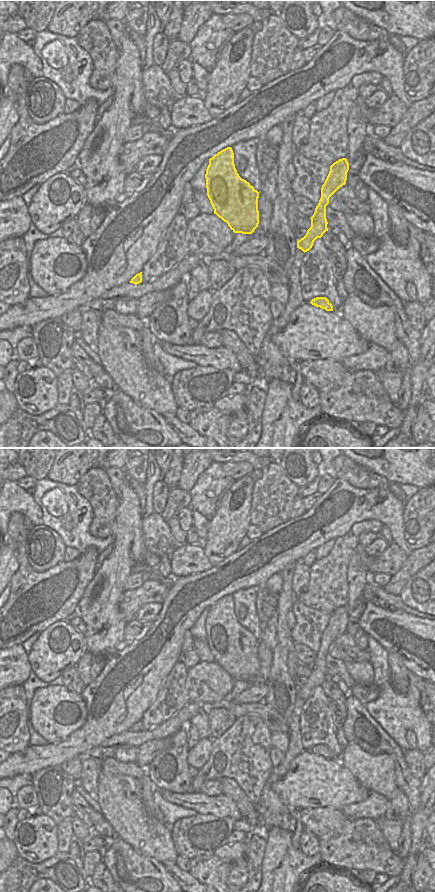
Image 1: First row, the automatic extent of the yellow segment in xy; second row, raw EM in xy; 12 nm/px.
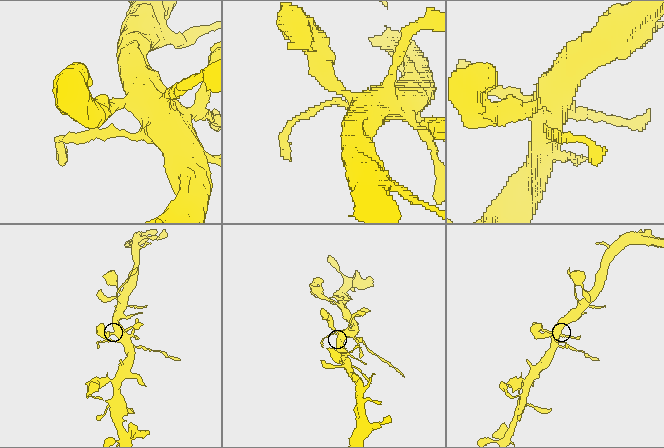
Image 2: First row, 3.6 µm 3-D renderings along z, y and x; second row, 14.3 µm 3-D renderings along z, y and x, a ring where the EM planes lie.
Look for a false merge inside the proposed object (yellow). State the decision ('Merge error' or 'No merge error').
Merge error

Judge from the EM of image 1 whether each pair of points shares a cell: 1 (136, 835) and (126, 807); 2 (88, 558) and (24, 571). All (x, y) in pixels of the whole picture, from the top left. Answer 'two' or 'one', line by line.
1: one
2: one

